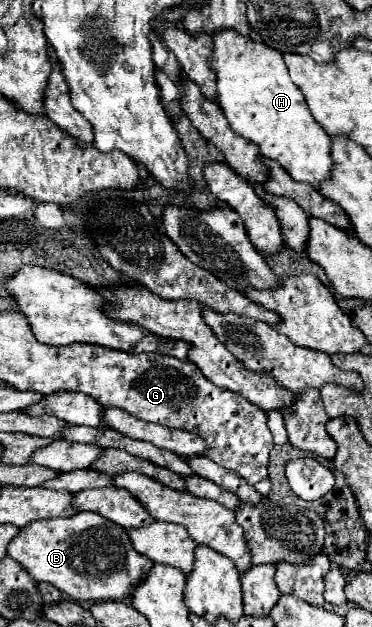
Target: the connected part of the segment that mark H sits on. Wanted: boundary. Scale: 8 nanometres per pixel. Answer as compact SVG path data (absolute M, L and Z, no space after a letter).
M226 29L212 33L212 43L214 47L212 47L210 69L216 73L216 93L218 93L216 101L222 107L224 115L228 117L230 127L244 139L252 139L252 143L260 147L260 153L268 159L278 161L292 175L292 179L320 189L320 181L328 179L328 171L332 167L330 137L314 121L302 91L292 83L282 53L260 41L244 37L238 31L226 31Z

